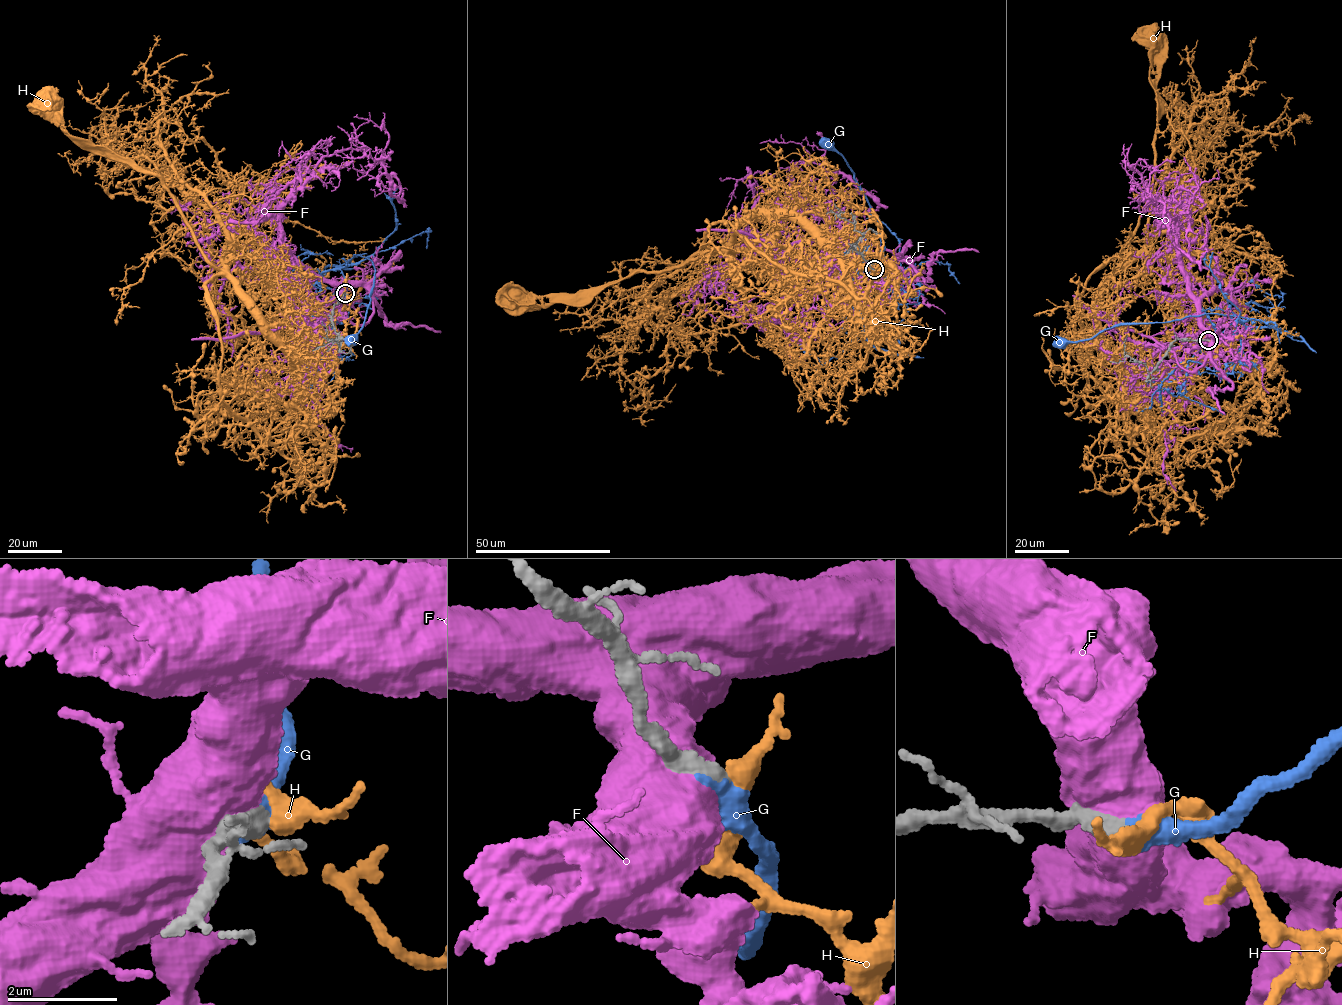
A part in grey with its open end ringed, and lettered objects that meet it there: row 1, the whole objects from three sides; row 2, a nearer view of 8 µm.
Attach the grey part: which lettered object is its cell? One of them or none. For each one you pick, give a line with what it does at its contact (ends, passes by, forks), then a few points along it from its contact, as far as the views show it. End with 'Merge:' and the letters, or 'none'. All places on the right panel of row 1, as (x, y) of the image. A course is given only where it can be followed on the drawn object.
G: It ends there. Its course: (1209, 340), (1237, 321), (1303, 340), (1263, 322), (1212, 313), (1124, 323), (1061, 342)
Merge: G

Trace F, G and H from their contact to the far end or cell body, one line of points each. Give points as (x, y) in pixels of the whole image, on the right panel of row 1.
F: (1207, 339), (1176, 233), (1157, 217), (1132, 165), (1149, 166), (1144, 188), (1187, 254), (1197, 188), (1184, 158)
G: (1209, 340), (1237, 321), (1303, 340), (1263, 322), (1212, 313), (1124, 323), (1061, 342)
H: (1209, 340), (1230, 346), (1198, 361), (1187, 270), (1129, 244), (1154, 167), (1152, 34)

